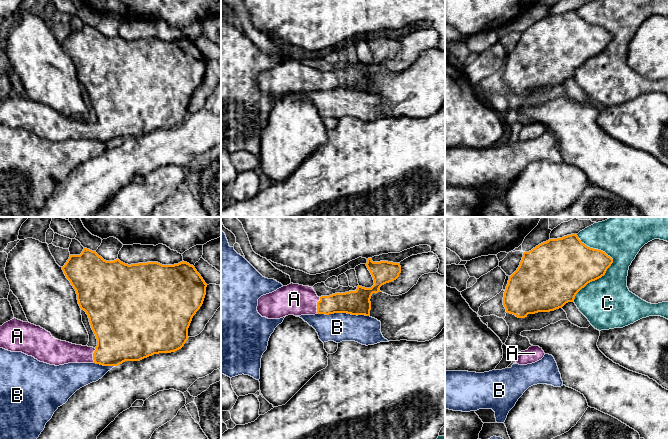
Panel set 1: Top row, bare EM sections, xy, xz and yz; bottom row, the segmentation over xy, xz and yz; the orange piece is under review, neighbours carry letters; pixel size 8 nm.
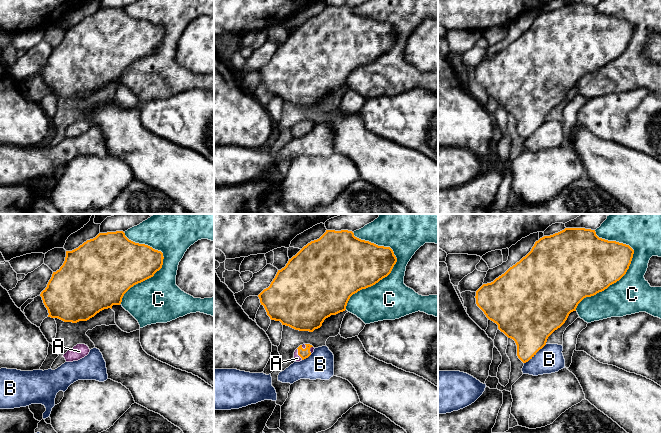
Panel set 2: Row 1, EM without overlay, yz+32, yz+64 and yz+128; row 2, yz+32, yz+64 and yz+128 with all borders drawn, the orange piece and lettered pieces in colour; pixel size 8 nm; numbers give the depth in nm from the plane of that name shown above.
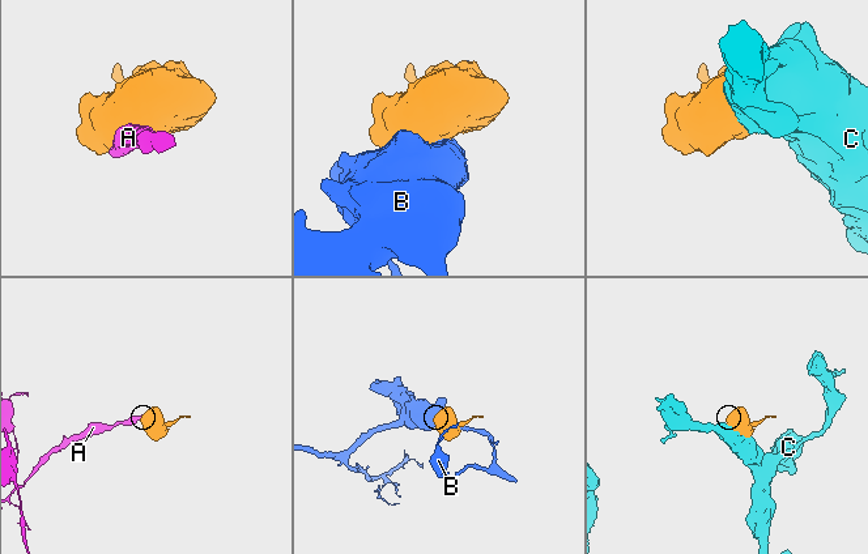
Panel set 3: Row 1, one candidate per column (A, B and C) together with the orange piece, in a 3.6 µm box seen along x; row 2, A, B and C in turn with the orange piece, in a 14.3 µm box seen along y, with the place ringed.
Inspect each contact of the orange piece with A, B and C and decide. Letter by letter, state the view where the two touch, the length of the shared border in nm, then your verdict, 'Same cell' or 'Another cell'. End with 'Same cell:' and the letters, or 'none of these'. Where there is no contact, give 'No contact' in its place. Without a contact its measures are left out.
A: Touches orange in xz. Shared border 140 nm. Same cell
B: Touches orange in xz. Shared border 420 nm. Another cell
C: Touches orange in yz. Shared border 550 nm. Another cell
Same cell: A

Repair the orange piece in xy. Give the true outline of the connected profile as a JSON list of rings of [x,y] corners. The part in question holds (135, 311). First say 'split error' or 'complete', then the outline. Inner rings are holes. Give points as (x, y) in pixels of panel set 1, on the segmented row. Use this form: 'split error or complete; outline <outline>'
split error; outline [[[84,248],[80,255],[70,255],[62,270],[76,291],[80,308],[88,315],[97,346],[93,348],[55,339],[40,326],[14,318],[0,326],[0,348],[22,352],[55,366],[68,363],[118,366],[125,361],[140,361],[154,354],[175,352],[188,340],[188,328],[206,295],[207,284],[195,267],[184,261],[174,265],[162,265],[158,262],[128,265],[119,259],[106,261],[96,251]]]

